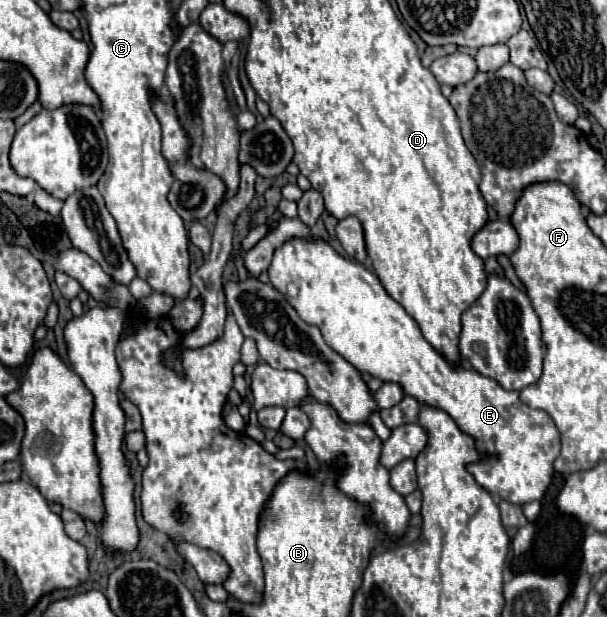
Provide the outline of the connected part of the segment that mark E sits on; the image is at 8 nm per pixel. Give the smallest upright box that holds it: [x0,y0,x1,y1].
[269,239,561,505]

